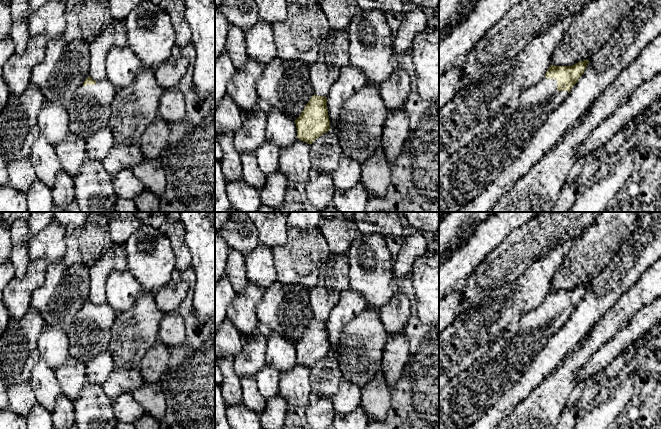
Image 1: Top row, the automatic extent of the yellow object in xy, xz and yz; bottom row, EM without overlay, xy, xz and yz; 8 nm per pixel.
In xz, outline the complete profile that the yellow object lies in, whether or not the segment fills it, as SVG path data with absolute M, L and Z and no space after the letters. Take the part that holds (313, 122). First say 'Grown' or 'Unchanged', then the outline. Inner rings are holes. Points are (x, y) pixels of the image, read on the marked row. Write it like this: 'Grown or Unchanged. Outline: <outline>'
Unchanged. Outline: M314 94L295 120L295 124L297 138L310 145L321 135L330 131L327 97Z

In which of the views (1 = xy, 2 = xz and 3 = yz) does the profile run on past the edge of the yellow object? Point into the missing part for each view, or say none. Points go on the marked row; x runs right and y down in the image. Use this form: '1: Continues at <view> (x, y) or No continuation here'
1: No continuation here
2: No continuation here
3: No continuation here

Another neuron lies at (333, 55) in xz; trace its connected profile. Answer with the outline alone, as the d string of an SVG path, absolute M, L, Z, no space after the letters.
M331 29L322 40L317 60L309 66L309 77L315 95L327 97L341 69L349 63L347 31Z

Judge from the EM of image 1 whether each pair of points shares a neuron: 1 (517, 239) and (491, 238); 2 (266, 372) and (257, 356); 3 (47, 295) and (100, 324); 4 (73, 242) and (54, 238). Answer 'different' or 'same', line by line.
1: different
2: different
3: same
4: different

